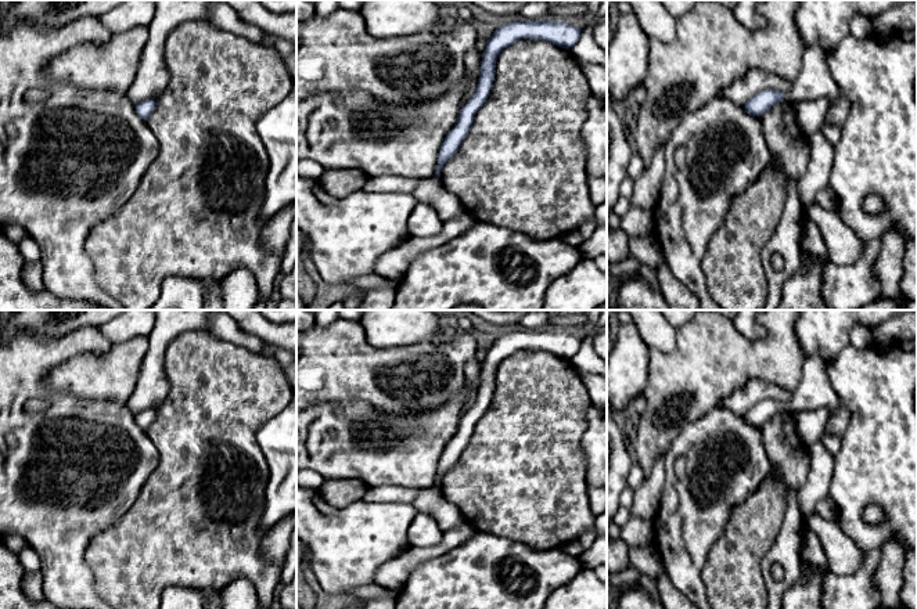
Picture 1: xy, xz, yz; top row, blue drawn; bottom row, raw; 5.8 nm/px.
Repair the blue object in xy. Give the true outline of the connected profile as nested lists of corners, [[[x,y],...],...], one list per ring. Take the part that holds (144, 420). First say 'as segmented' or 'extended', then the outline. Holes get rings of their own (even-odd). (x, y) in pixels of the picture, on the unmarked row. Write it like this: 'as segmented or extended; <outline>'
as segmented; [[[144,410],[134,414],[134,419],[141,429],[147,430],[152,425],[155,415],[155,410]]]

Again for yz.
extended; [[[809,356],[803,360],[801,382],[791,400],[762,400],[744,414],[744,419],[752,426],[760,426],[783,411],[799,414],[802,411],[827,408],[833,414],[841,407],[841,400],[830,383],[826,363],[817,356]]]

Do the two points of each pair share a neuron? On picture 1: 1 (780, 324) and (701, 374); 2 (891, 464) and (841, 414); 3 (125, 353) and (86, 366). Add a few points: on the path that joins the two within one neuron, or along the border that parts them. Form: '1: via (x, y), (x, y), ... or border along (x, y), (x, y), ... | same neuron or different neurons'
1: via (769, 346), (757, 359), (723, 359) | same neuron
2: border along (844, 406), (849, 411), (849, 424), (841, 436) | different neurons
3: via (115, 363), (112, 366), (96, 366) | same neuron

